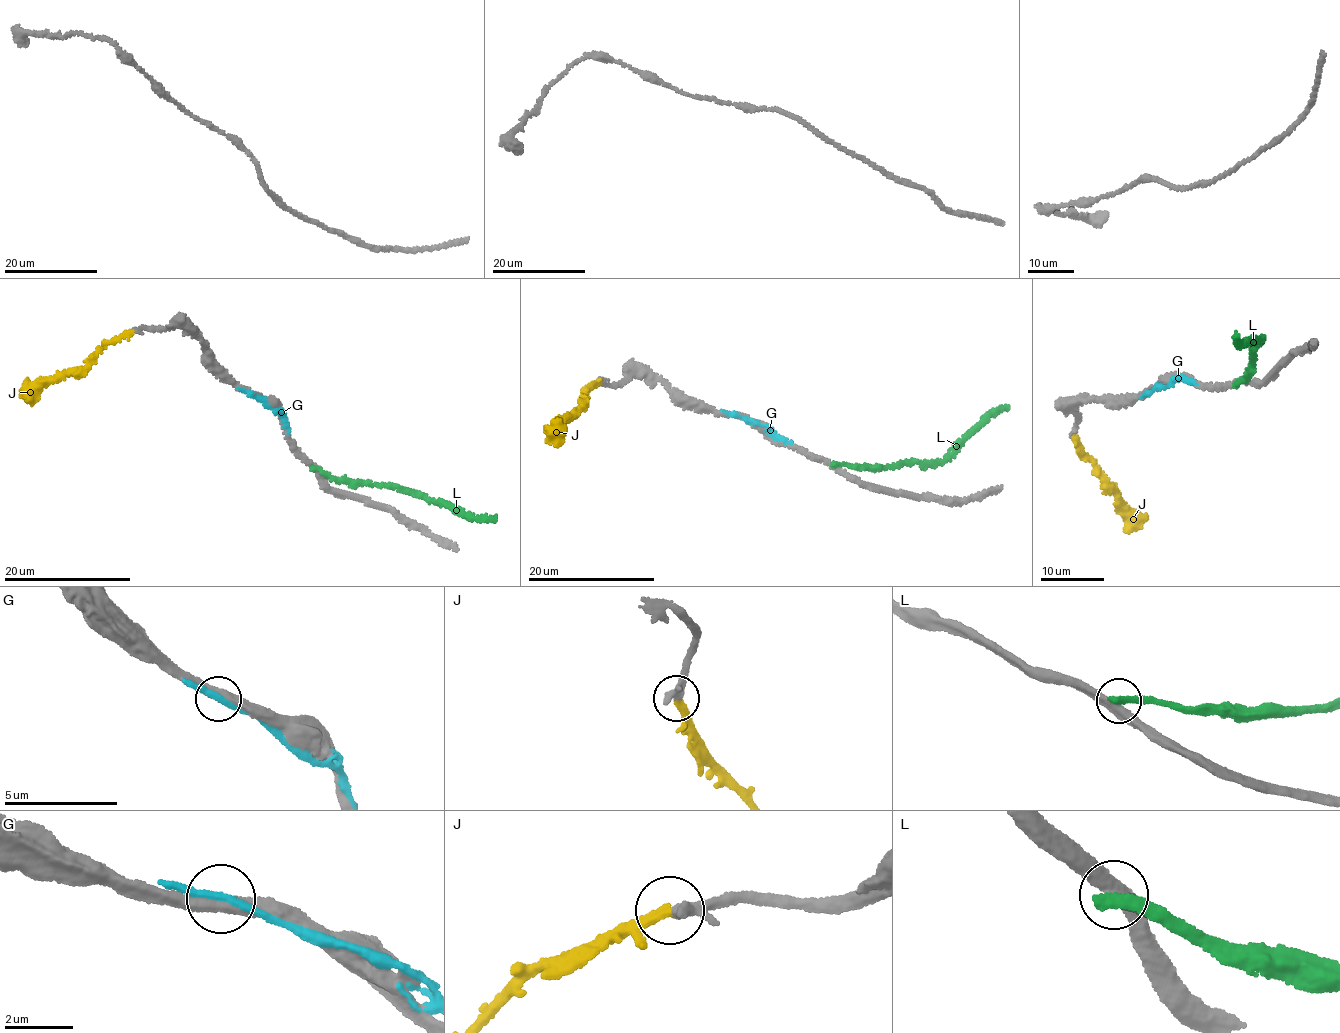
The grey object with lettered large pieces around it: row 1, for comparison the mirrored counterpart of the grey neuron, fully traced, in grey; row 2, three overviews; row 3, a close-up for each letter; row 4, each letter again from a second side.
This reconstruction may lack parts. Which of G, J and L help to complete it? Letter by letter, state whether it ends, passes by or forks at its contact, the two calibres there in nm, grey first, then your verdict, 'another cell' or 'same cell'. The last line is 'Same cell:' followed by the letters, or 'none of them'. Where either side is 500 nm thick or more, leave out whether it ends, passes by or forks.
G: it passes by; calibres 420 and 220 nm; another cell
J: it ends; calibres 280 and 320 nm; same cell
L: it ends; calibres 420 and 400 nm; another cell
Same cell: J

